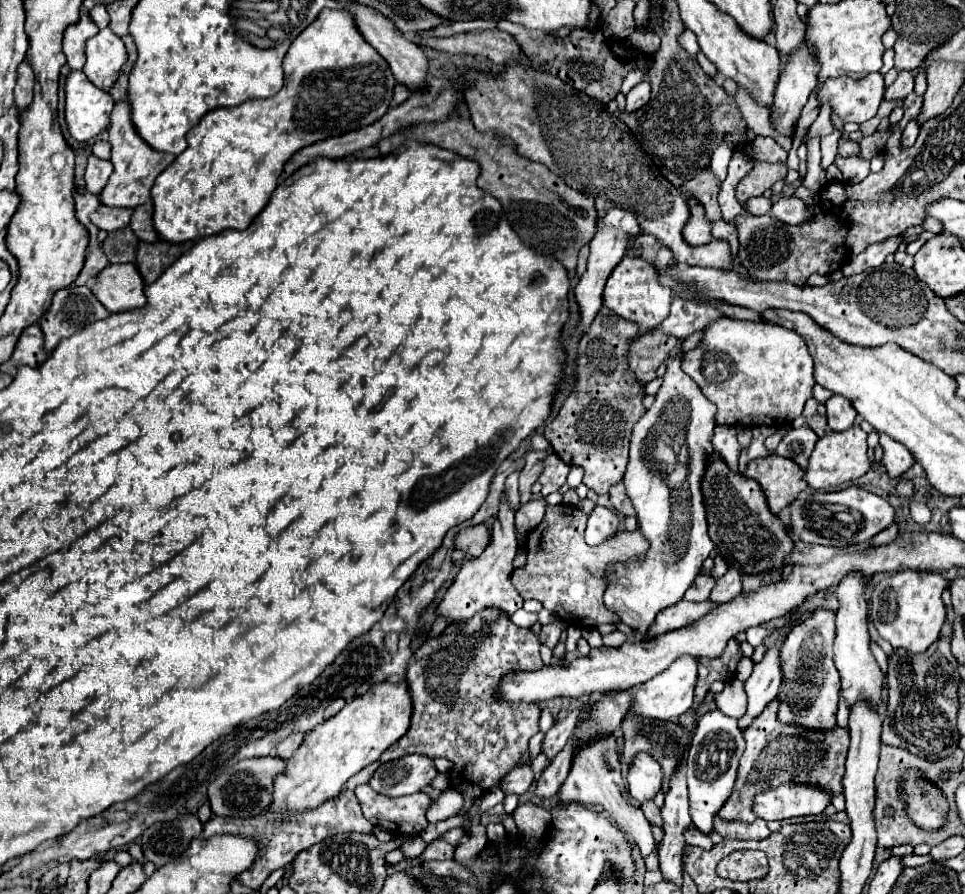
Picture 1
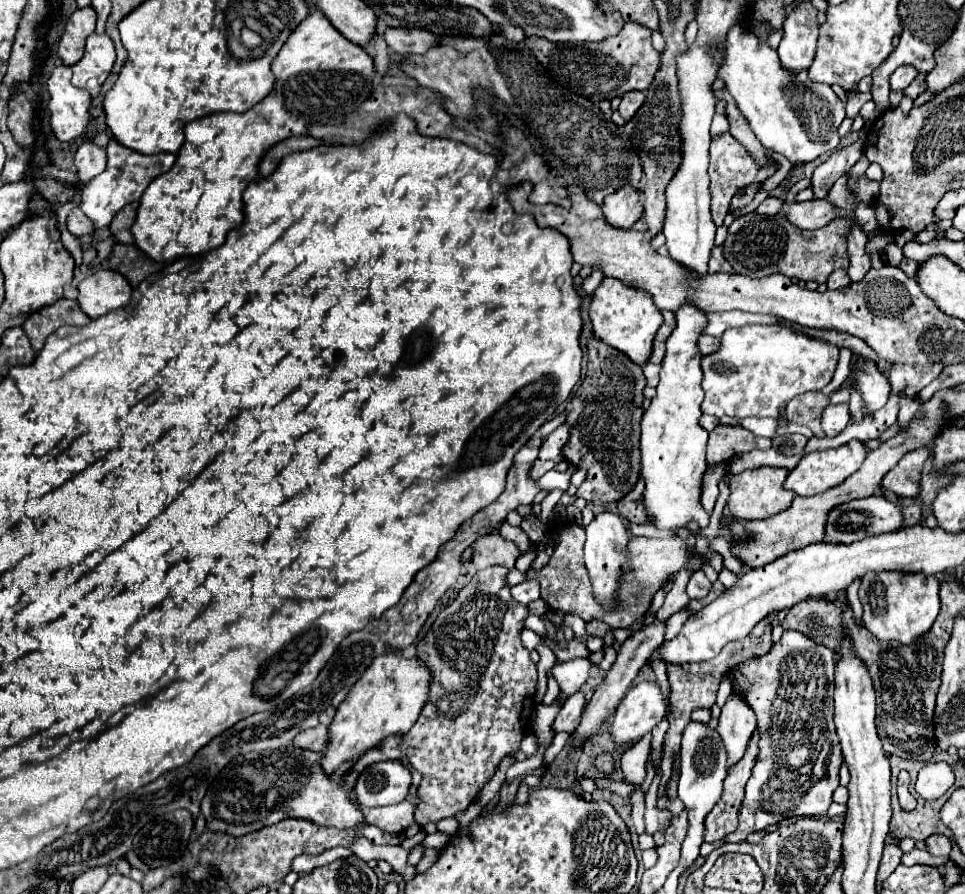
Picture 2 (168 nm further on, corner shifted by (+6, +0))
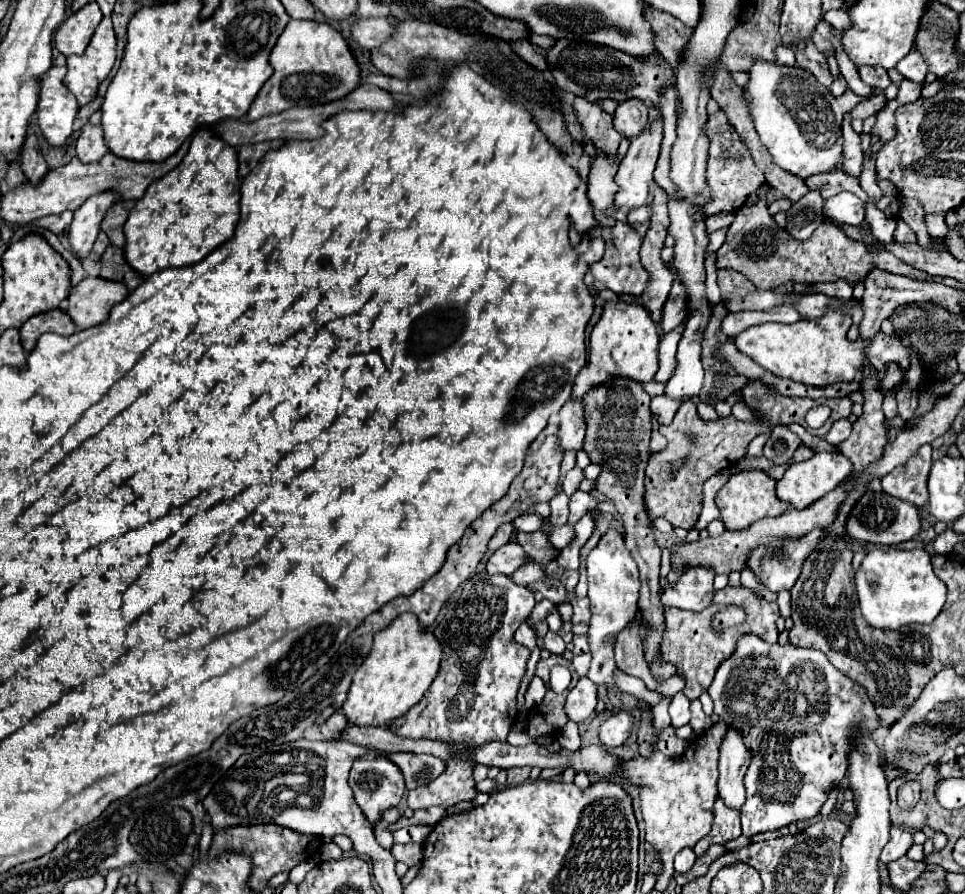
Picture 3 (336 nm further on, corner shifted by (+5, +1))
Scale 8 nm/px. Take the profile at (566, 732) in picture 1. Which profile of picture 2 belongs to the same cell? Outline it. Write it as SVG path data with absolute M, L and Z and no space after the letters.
M578 690L578 692L574 692L566 702L564 702L564 706L562 706L562 710L558 712L558 716L556 716L556 722L554 722L554 732L568 732L568 734L572 734L574 732L574 728L576 728L576 724L580 724L580 716L582 716L582 708L584 708L584 704L586 704L586 698L584 698L584 694Z

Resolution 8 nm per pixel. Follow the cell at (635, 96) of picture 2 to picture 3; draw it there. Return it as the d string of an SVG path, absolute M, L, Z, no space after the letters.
M627 99L619 103L613 117L615 129L625 137L633 137L649 125L649 109L641 99Z

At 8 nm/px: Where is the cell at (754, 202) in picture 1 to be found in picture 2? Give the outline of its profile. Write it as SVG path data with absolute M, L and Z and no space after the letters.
M768 196L758 208L756 208L756 212L758 214L764 214L764 216L772 216L772 214L778 214L780 210L782 210L782 200L780 198L774 198L774 196Z

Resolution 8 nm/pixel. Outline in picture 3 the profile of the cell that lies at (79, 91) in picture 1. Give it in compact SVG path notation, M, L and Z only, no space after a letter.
M53 65L43 77L41 77L41 95L39 95L39 111L37 111L37 121L39 121L39 127L43 131L43 135L47 137L49 145L57 147L57 145L63 145L71 133L73 133L73 121L79 113L79 103L77 99L73 97L73 93L65 87L63 79L65 79L65 73L67 73L67 67L57 67Z

